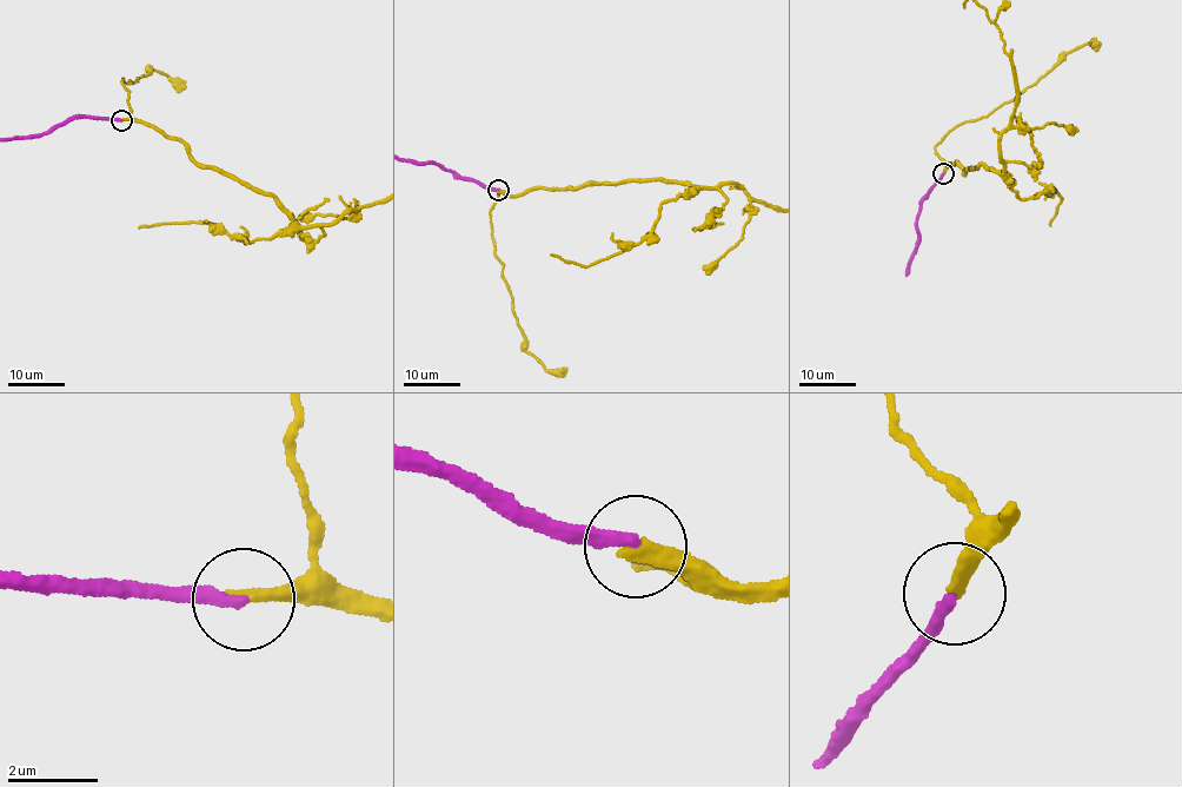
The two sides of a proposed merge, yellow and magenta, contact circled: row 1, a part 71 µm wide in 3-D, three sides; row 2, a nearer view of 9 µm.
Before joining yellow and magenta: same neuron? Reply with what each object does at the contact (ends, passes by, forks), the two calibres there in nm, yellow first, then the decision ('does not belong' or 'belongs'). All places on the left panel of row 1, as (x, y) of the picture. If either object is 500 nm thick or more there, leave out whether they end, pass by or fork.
yellow ends; magenta ends; calibres 320 and 280 nm; belongs

